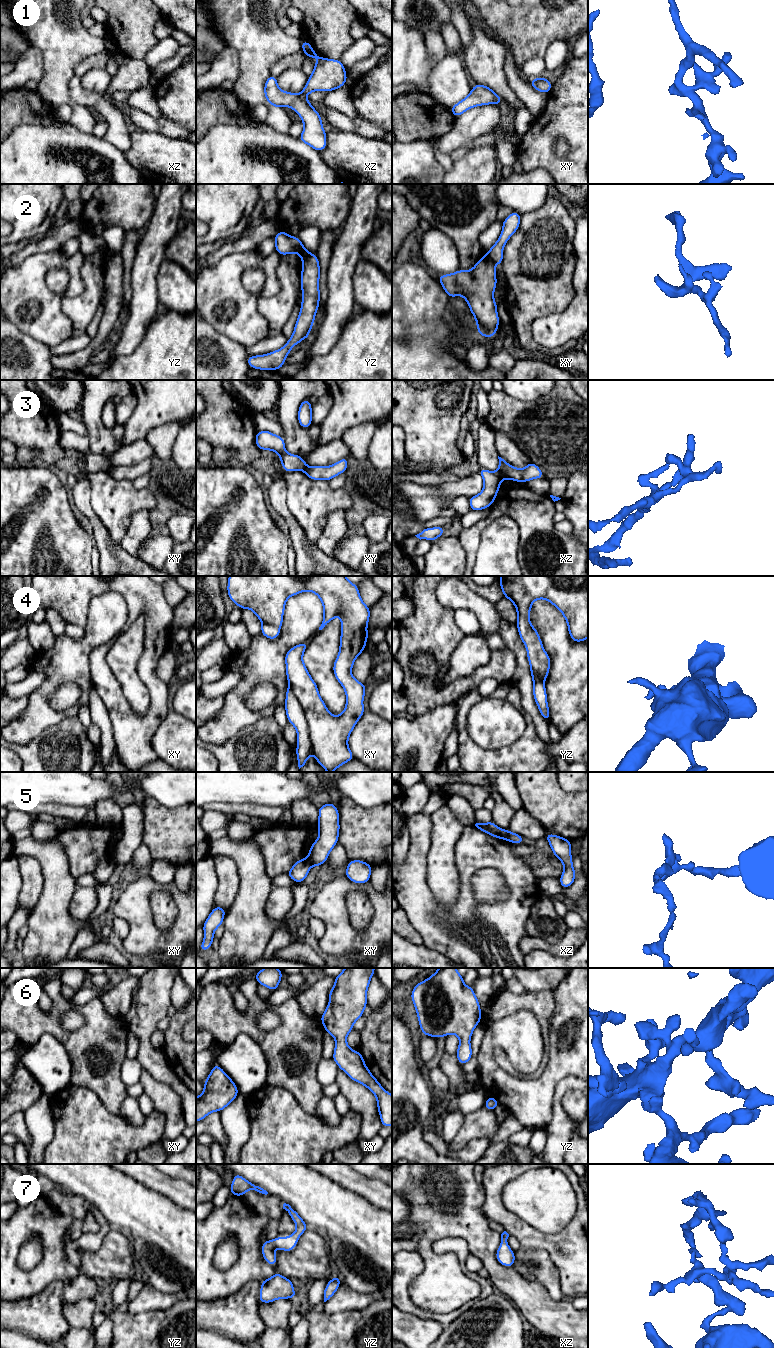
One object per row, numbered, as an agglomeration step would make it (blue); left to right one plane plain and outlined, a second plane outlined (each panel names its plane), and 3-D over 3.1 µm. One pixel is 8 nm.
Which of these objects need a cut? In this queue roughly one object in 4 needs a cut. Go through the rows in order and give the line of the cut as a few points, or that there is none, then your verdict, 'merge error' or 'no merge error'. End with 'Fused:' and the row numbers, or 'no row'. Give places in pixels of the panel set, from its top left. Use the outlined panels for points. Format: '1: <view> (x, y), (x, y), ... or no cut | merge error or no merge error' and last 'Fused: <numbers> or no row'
1: no cut | no merge error
2: xy (486, 254), (494, 264) | merge error
3: xz (498, 469), (504, 478) | merge error
4: xy (290, 687), (303, 711), (308, 728), (311, 751) | merge error
5: xz (505, 830), (506, 839) | merge error
6: no cut | no merge error
7: no cut | no merge error
Fused: 2, 3, 4, 5

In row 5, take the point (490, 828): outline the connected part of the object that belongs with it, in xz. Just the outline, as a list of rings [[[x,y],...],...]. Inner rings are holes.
[[[492,820],[488,823],[476,823],[475,826],[480,831],[487,833],[494,838],[506,840],[506,830],[497,827]]]

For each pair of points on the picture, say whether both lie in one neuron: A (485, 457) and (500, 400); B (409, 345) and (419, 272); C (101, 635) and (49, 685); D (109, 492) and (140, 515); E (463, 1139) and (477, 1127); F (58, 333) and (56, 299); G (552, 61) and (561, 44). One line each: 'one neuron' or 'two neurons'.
A: two neurons
B: one neuron
C: one neuron
D: two neurons
E: one neuron
F: one neuron
G: one neuron

